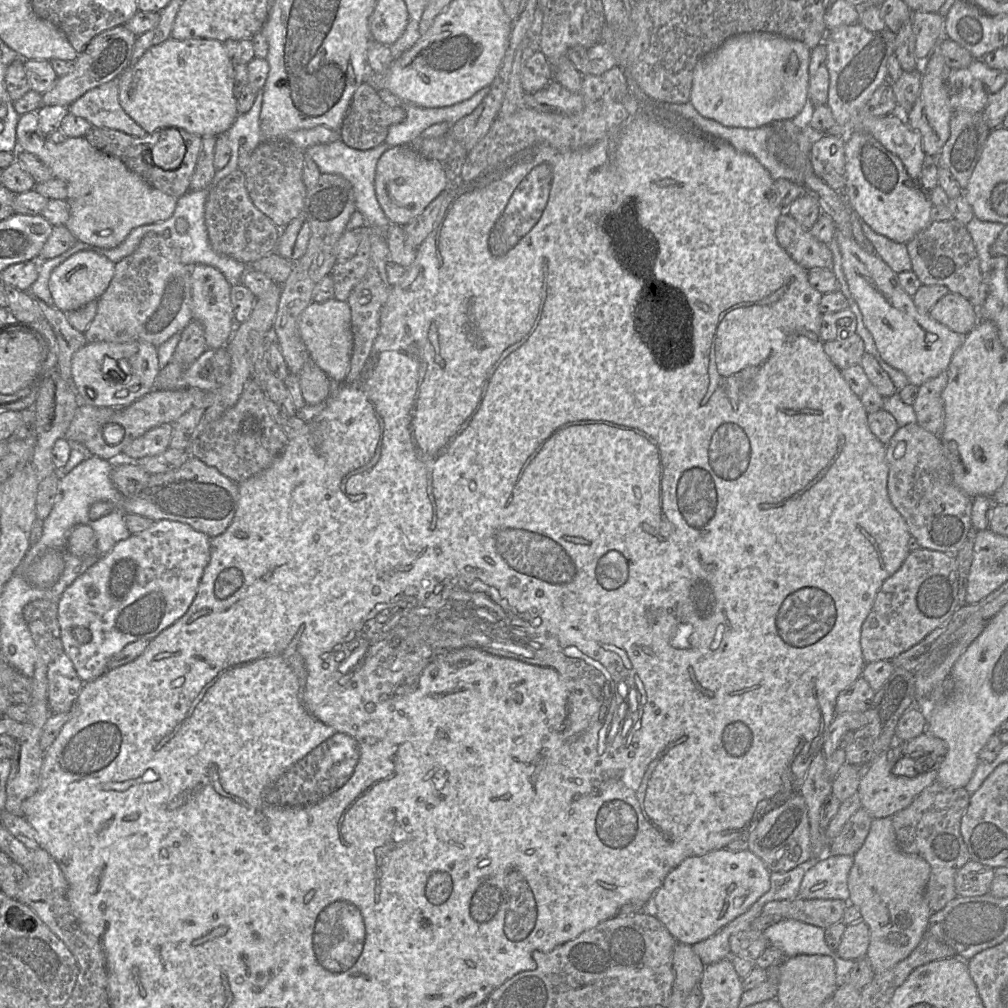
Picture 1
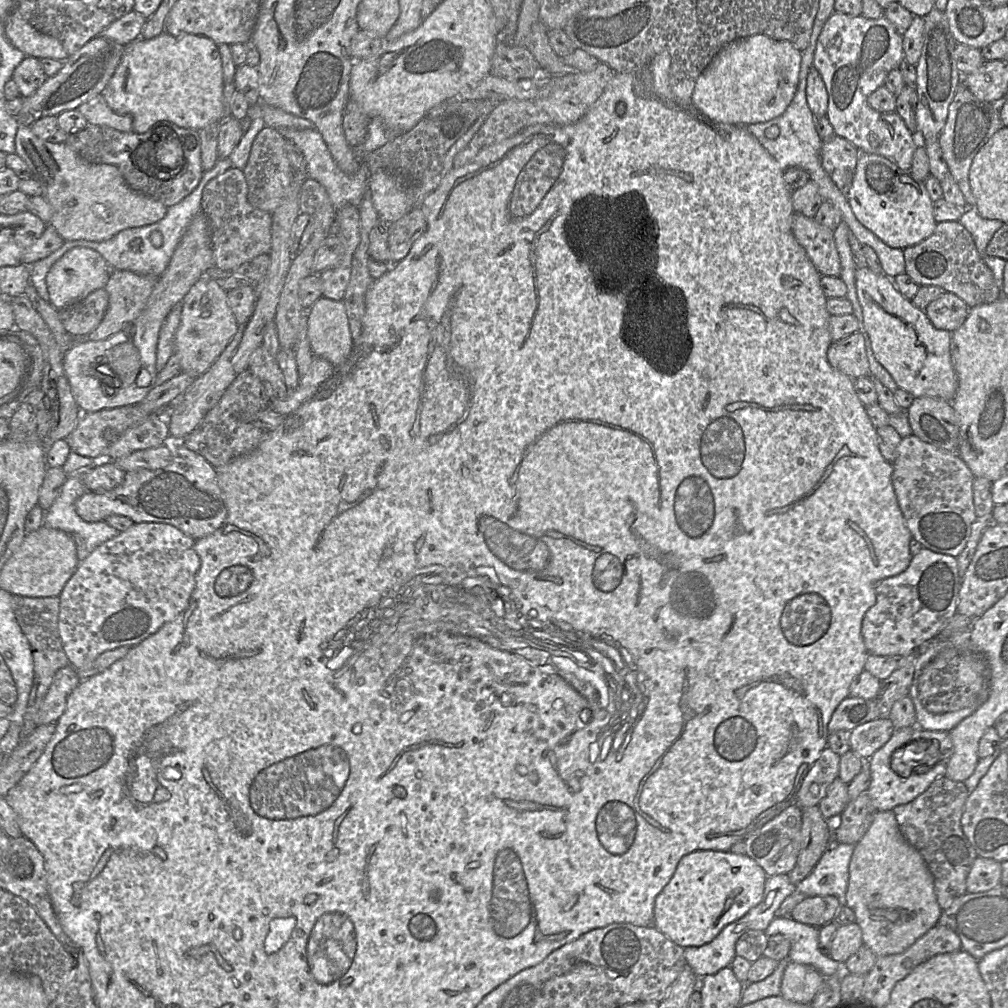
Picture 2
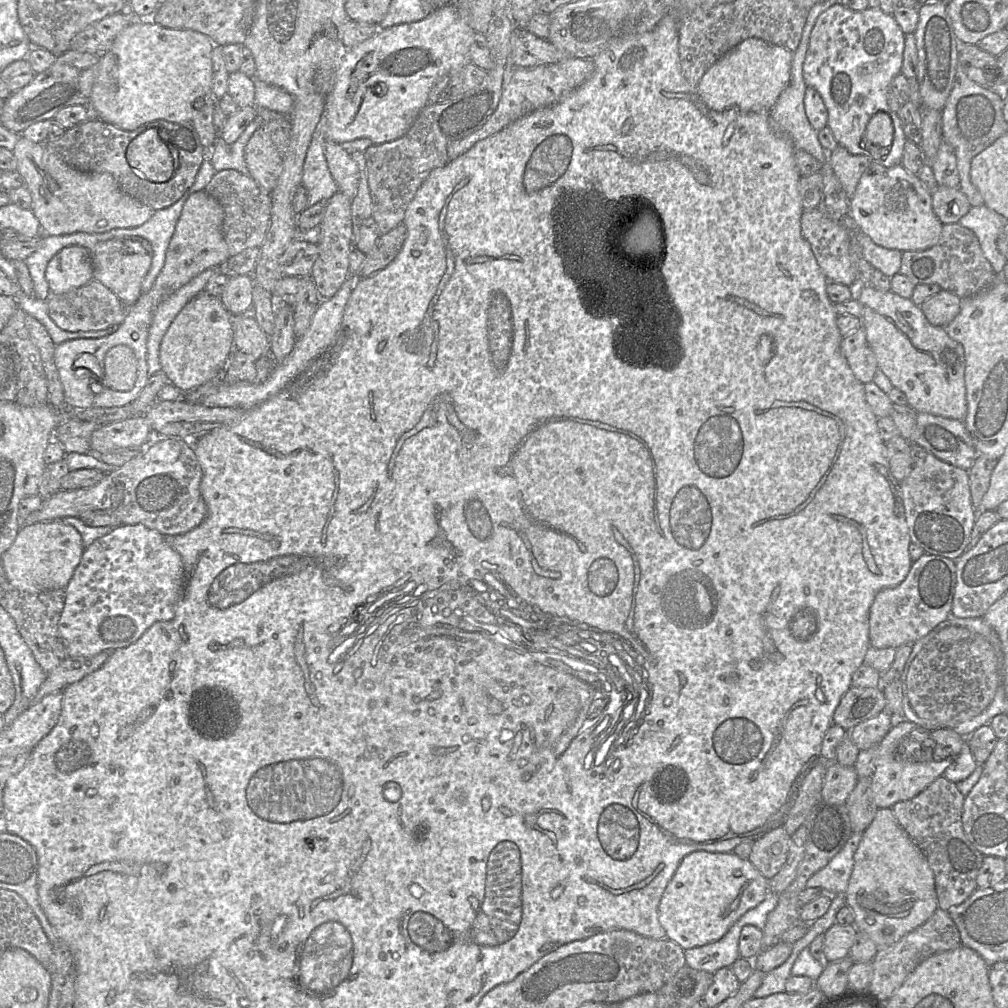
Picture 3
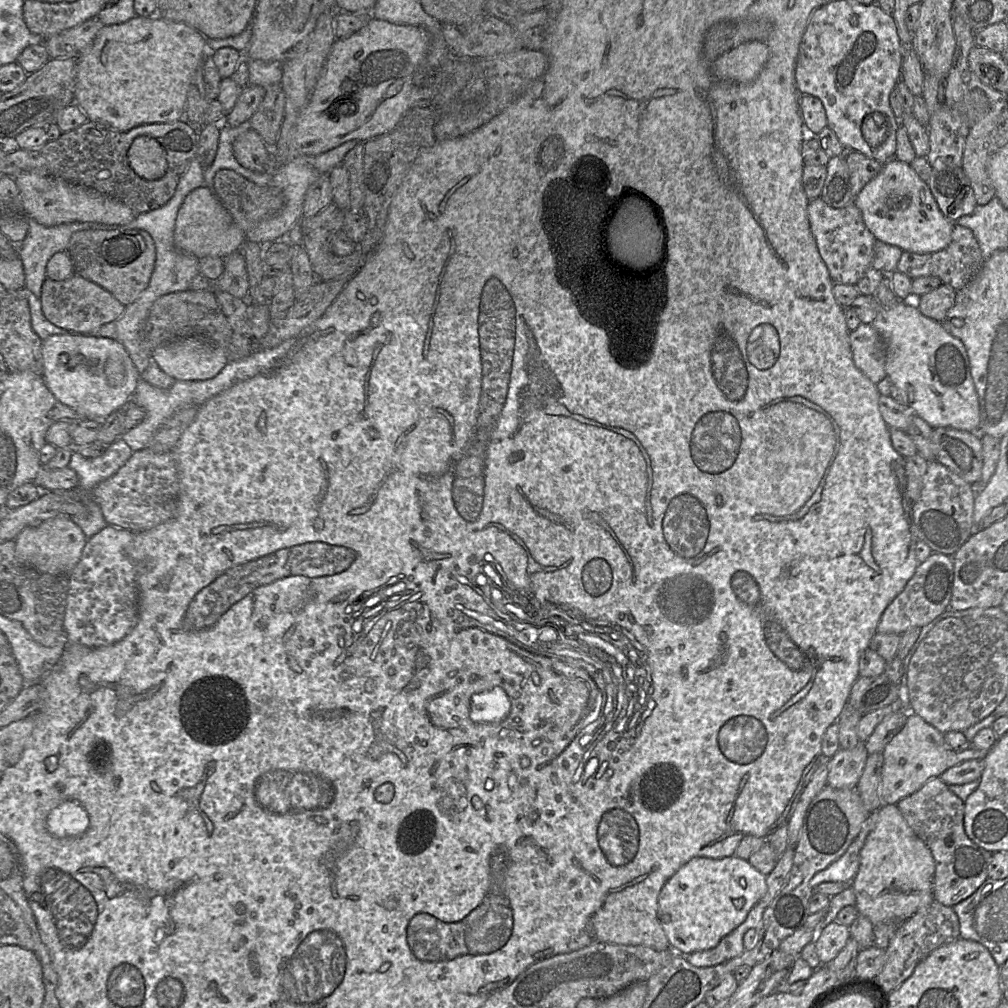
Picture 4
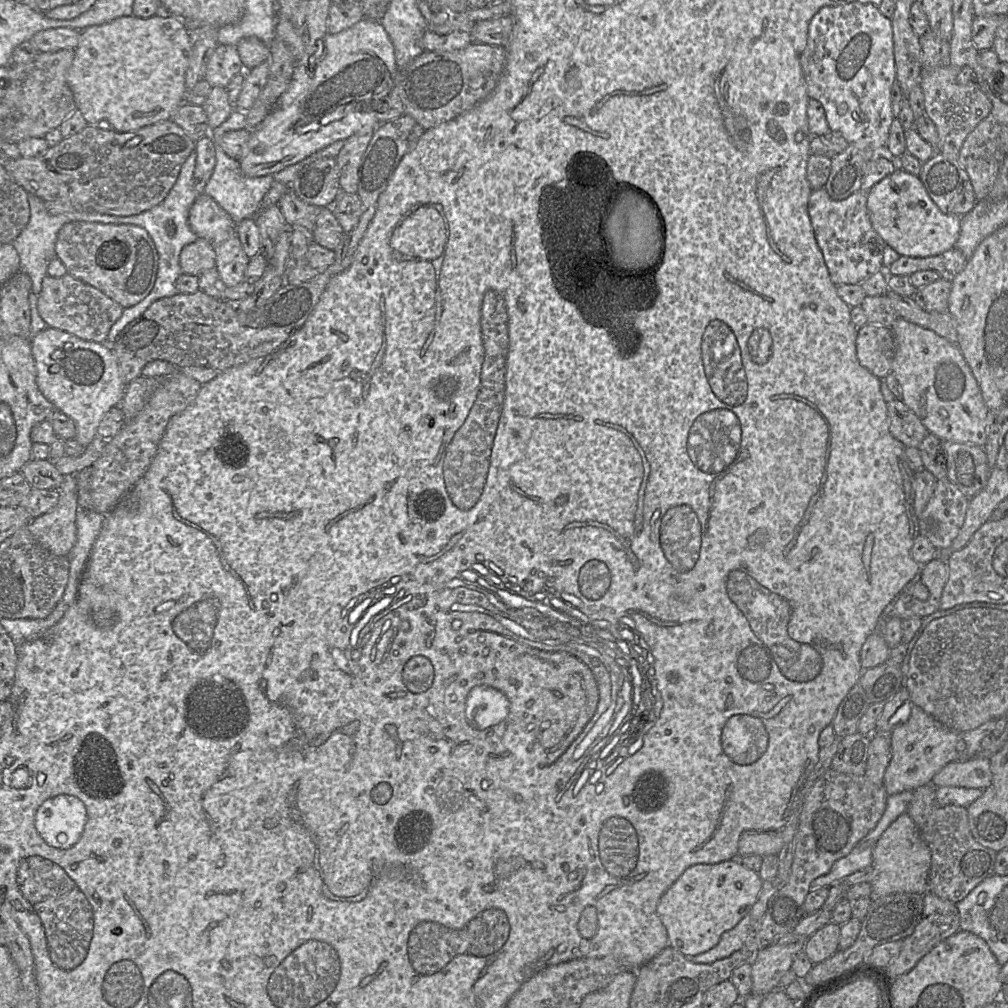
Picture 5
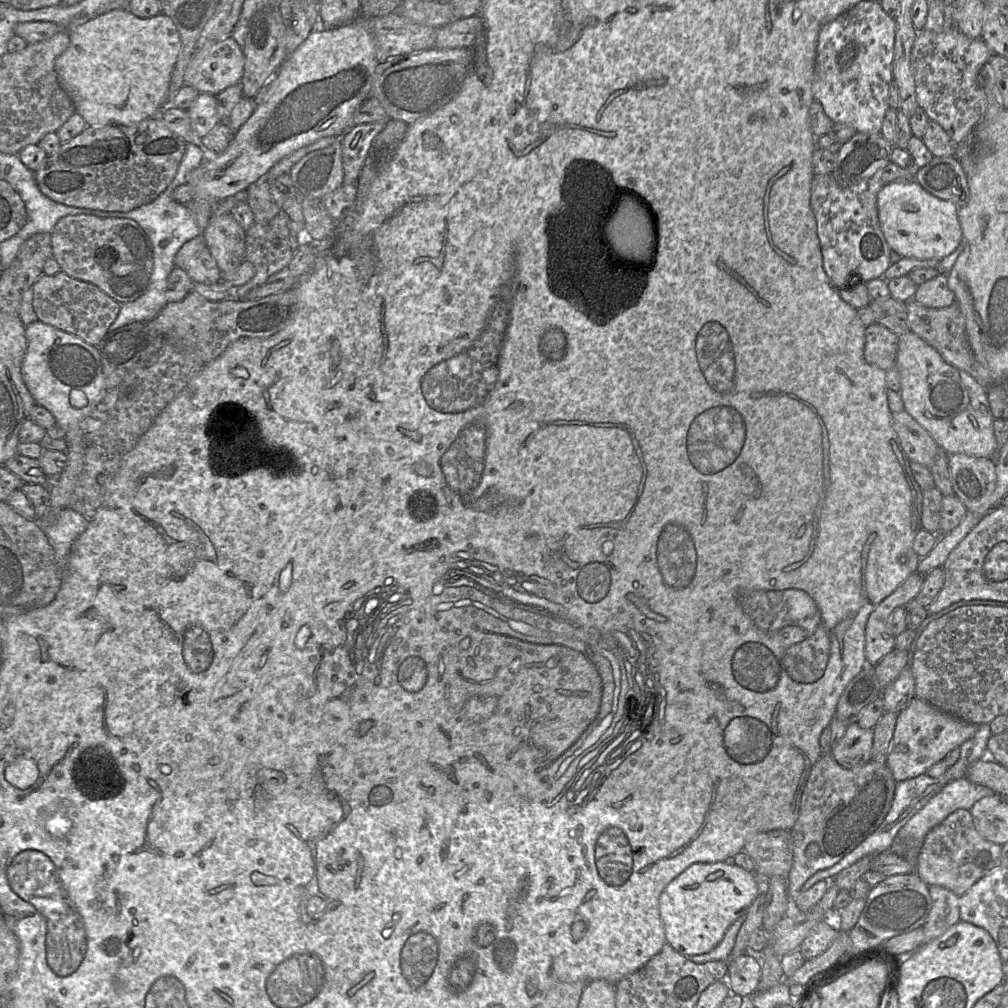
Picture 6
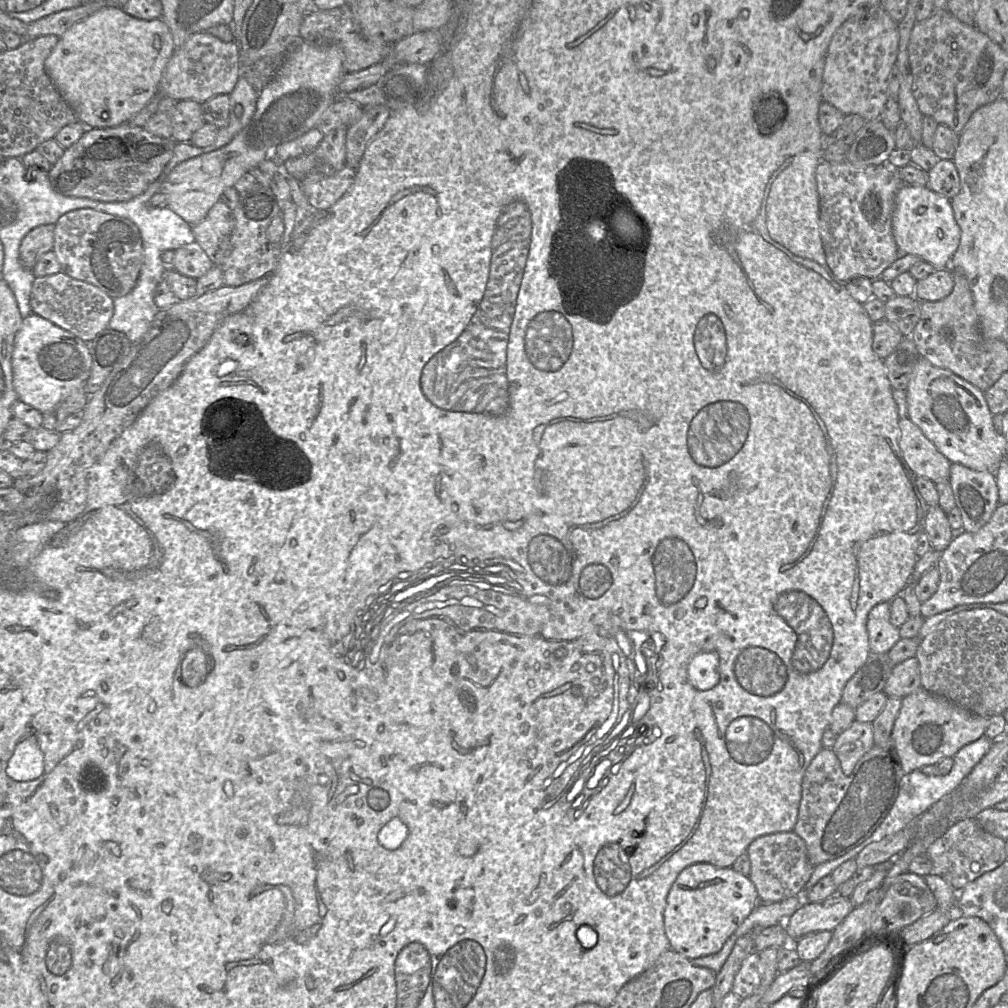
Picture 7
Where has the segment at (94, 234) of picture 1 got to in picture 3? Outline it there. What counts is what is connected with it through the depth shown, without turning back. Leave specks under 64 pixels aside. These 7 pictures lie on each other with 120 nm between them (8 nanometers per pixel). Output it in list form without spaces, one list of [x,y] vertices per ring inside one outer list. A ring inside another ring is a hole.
[[[19,135],[13,154],[17,171],[31,194],[30,210],[44,234],[104,233],[116,228],[137,227],[148,221],[154,212],[125,194],[111,174],[78,171],[49,151],[44,143],[35,143]]]

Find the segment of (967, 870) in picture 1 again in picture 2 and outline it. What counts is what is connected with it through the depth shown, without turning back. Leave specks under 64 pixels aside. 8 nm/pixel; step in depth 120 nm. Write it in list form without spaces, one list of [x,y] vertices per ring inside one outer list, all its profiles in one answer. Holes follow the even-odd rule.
[[[978,856],[966,879],[967,893],[985,892],[995,888],[1001,884],[1001,874],[1000,862]]]

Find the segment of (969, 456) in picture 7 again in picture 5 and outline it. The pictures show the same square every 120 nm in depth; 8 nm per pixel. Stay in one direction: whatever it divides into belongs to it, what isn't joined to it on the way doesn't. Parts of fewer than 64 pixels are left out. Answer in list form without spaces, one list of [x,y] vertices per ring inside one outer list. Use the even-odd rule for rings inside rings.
[[[902,317],[893,323],[891,329],[895,337],[895,356],[891,371],[901,386],[902,401],[918,416],[927,430],[941,440],[984,447],[987,427],[995,420],[992,420],[992,412],[985,404],[978,382],[958,345]]]

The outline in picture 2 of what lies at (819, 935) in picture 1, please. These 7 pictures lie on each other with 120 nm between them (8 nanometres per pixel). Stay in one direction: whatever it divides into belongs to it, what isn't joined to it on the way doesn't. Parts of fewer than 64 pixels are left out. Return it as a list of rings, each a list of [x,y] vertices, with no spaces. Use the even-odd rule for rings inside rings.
[[[785,916],[774,917],[764,932],[767,937],[782,934],[790,940],[790,962],[811,965],[824,977],[828,977],[834,975],[843,964],[819,951],[819,928]]]

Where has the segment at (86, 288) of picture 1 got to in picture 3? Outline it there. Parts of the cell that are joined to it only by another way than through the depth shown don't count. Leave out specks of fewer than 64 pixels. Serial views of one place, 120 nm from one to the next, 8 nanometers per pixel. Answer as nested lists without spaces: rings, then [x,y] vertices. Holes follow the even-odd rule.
[[[69,246],[60,250],[47,264],[45,279],[50,294],[60,295],[93,280],[93,267],[89,250]]]

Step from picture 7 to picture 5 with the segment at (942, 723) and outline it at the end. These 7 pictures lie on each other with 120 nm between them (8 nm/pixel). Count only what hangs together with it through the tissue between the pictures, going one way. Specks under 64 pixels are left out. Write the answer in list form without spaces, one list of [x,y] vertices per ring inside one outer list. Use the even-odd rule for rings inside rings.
[[[912,705],[908,720],[891,731],[891,759],[883,778],[887,794],[914,791],[930,784],[934,775],[946,764],[960,760],[961,754],[955,748],[959,738],[962,738],[962,733],[947,728],[920,707]]]

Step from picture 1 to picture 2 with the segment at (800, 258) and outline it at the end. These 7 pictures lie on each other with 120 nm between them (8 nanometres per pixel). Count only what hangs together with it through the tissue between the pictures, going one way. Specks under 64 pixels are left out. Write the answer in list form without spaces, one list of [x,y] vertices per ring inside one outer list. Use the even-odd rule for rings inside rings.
[[[796,212],[792,218],[792,230],[796,240],[822,276],[840,277],[841,263],[834,231],[814,218]]]

